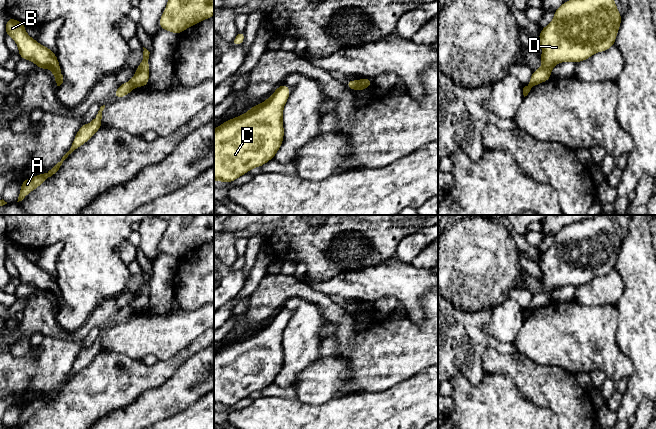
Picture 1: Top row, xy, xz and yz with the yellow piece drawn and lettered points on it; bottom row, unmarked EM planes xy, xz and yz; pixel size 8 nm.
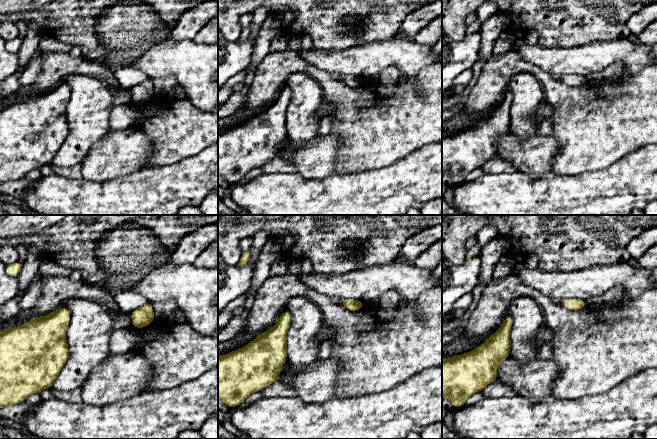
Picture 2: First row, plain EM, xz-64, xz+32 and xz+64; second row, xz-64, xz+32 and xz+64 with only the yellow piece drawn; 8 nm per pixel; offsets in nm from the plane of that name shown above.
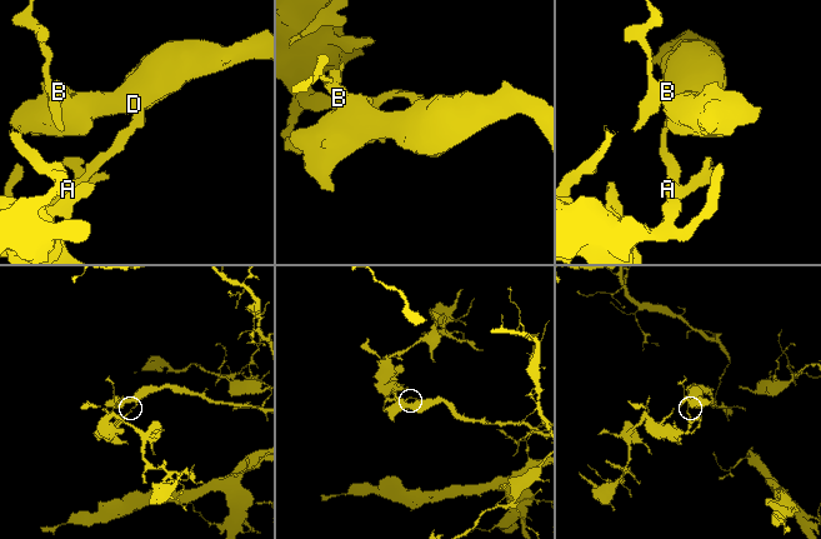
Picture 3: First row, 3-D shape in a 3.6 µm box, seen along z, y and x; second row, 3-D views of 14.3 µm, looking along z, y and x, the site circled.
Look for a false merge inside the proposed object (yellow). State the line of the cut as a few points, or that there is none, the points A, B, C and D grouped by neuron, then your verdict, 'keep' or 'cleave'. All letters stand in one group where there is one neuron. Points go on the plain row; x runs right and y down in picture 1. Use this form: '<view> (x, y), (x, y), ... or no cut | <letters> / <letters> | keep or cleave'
xz (358, 305), (351, 312) | A / B C D | cleave

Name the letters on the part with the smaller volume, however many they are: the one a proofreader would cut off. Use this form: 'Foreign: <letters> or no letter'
Foreign: A

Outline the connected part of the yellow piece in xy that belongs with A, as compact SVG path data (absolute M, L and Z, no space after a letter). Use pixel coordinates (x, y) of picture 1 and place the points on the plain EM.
M105 329L100 331L98 338L93 343L93 345L89 348L83 348L72 367L70 374L62 381L61 385L58 386L51 394L46 397L38 398L34 401L28 402L21 407L20 418L18 421L18 425L22 425L31 415L35 414L38 410L43 408L47 402L51 401L55 398L63 385L71 378L75 373L81 371L84 367L92 362L92 360L102 351L102 335L104 334Z

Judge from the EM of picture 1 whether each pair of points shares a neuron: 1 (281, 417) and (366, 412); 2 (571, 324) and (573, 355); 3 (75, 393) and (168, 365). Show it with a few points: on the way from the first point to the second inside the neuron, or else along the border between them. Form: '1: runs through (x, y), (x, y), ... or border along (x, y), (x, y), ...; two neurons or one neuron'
1: runs through (302, 417), (315, 417), (318, 414), (345, 414); one neuron
2: runs through (575, 332), (574, 347); one neuron
3: runs through (98, 389), (112, 380), (145, 377); one neuron

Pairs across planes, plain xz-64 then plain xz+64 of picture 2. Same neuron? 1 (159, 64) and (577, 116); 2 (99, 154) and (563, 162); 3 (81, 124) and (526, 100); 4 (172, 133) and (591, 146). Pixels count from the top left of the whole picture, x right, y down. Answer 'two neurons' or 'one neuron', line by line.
1: two neurons
2: two neurons
3: one neuron
4: one neuron

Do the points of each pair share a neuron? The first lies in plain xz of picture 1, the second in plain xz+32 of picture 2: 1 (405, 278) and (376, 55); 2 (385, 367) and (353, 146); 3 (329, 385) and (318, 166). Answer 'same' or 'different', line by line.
1: same
2: same
3: same

